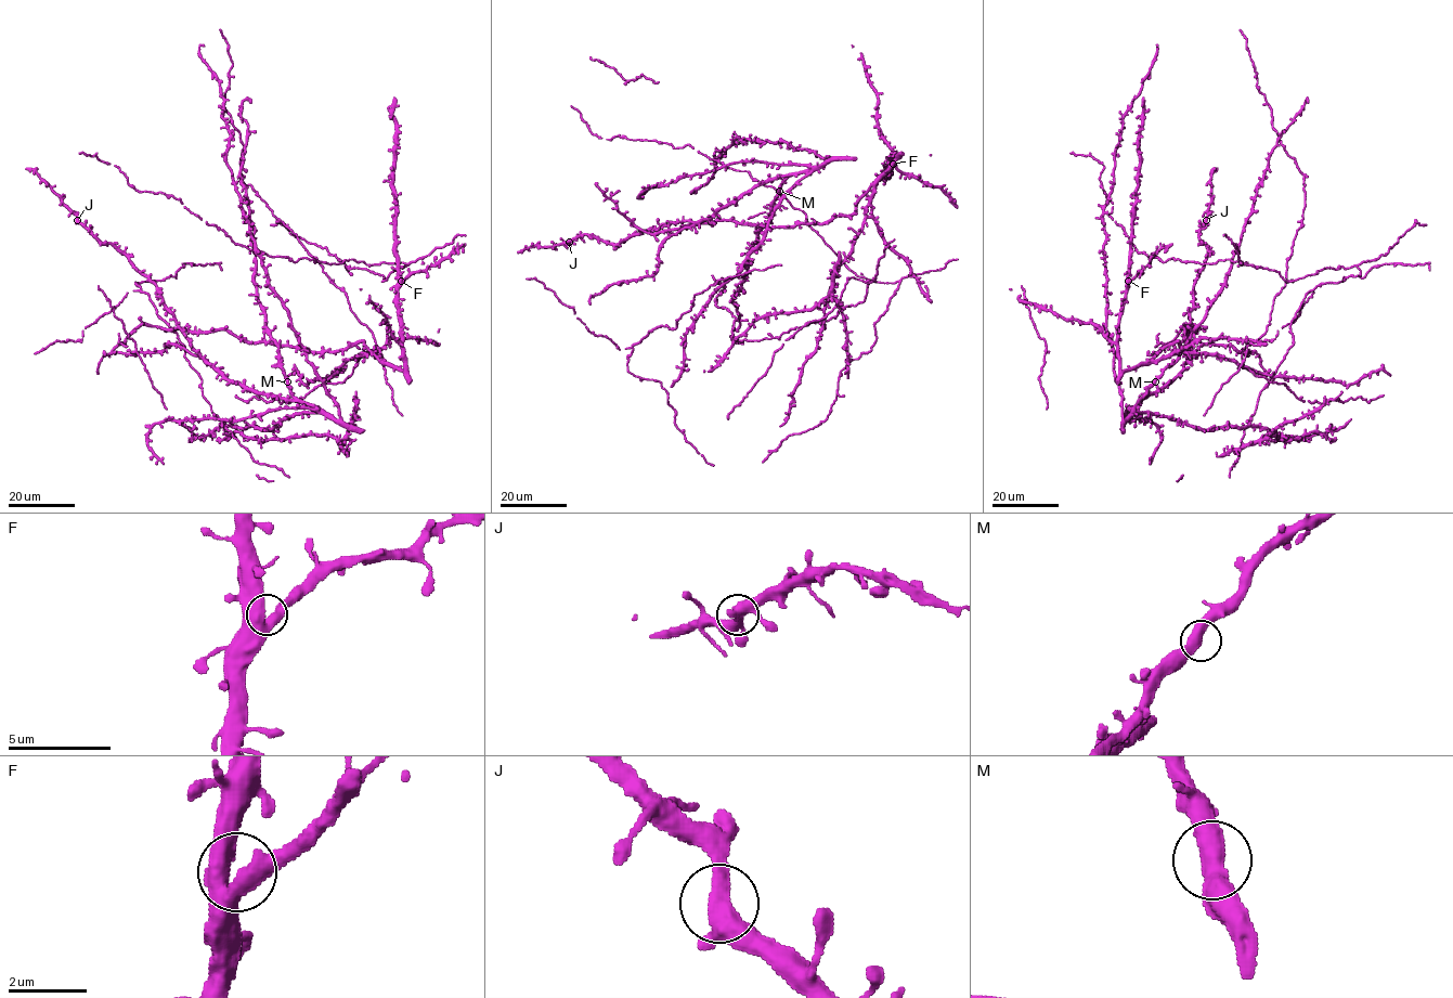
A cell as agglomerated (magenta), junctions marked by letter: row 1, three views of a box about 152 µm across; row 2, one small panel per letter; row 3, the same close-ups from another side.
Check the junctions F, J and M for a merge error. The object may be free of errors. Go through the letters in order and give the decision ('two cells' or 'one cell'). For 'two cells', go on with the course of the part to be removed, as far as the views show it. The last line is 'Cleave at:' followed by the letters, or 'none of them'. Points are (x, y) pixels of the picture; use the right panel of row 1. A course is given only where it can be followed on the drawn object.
F: one cell
J: one cell
M: one cell
Cleave at: none of them

